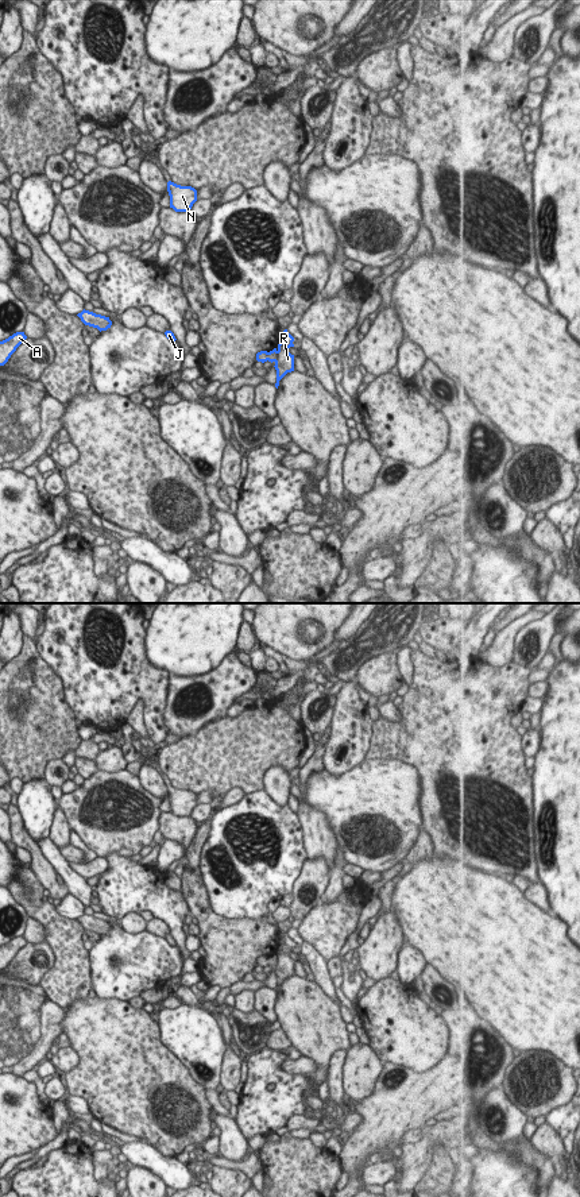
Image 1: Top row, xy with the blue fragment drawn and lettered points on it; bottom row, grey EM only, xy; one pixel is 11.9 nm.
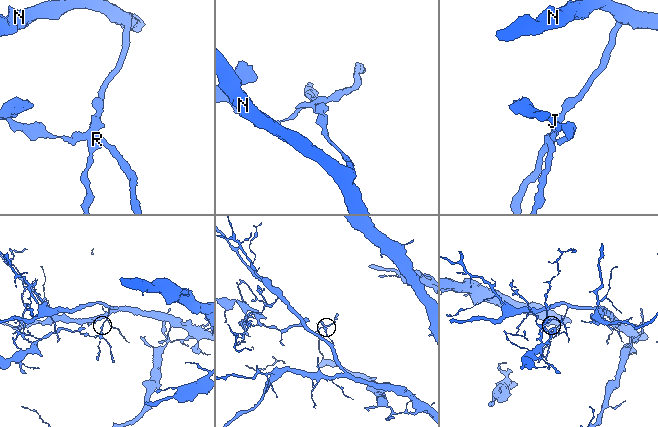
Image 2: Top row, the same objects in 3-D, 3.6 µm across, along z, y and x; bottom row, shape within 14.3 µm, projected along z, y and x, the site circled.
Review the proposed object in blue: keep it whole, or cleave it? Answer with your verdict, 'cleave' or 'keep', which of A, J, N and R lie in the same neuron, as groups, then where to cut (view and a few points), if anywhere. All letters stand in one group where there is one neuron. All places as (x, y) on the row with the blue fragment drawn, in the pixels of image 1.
cleave; groups A J / N R; cut xy (278, 351), (275, 362)

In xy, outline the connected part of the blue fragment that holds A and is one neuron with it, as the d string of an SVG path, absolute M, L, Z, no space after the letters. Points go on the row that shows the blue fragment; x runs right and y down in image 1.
M16 332L8 339L0 341L0 366L4 366L16 348L27 339L24 332Z

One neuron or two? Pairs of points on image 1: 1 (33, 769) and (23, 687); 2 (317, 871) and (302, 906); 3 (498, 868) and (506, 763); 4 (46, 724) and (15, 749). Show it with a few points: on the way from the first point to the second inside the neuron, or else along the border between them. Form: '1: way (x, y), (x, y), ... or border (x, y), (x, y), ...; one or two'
1: way (27, 749), (27, 707); one
2: way (310, 879), (300, 889), (300, 898); one
3: way (463, 838), (457, 765), (466, 757); one
4: way (38, 726), (23, 741); one

